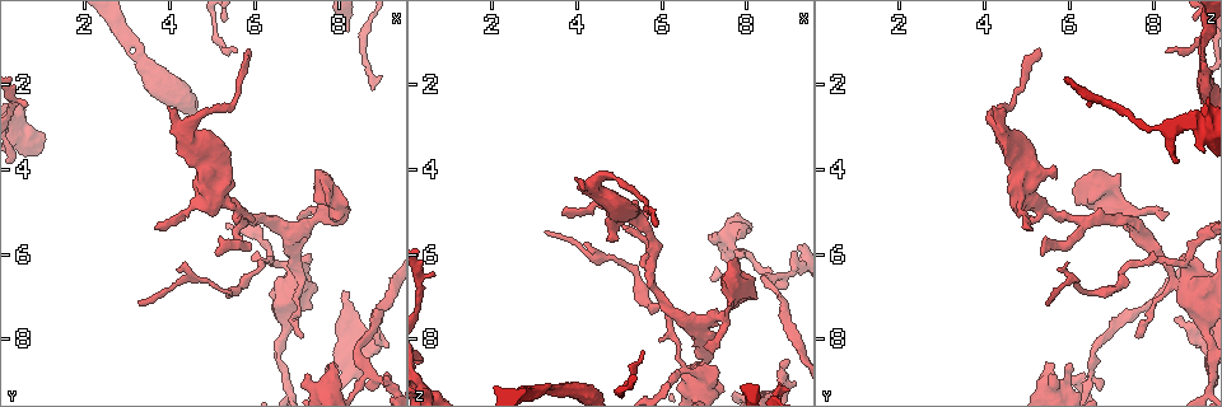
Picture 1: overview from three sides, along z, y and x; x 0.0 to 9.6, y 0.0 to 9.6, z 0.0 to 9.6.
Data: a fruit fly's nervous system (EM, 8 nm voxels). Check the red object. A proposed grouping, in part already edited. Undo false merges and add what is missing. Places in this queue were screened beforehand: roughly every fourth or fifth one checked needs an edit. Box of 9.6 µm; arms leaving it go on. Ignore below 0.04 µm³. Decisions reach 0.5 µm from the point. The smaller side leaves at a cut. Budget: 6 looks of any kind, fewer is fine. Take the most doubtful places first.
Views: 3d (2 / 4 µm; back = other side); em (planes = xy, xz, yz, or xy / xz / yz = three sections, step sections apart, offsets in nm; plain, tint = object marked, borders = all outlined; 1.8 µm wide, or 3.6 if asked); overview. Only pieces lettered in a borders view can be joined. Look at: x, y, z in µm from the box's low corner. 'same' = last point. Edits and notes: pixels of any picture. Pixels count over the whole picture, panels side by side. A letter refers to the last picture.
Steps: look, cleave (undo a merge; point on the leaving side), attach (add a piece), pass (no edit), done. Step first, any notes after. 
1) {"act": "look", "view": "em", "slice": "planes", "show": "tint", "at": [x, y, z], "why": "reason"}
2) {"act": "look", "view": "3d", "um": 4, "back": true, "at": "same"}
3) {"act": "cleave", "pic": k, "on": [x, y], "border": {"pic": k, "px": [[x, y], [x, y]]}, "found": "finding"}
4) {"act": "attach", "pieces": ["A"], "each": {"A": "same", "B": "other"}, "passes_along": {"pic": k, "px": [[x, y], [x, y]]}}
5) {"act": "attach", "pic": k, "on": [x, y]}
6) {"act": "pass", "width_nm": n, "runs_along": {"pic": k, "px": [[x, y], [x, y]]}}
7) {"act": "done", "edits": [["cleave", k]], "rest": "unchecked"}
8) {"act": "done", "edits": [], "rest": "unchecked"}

{"act": "look", "view": "em", "slice": "planes", "show": "borders", "at": [8.70, 8.95, 6.55], "why": "sharp bend"}

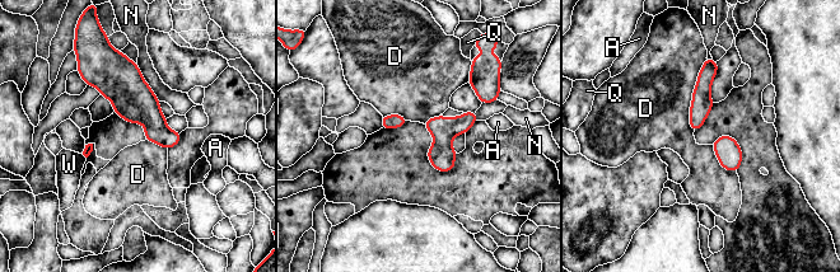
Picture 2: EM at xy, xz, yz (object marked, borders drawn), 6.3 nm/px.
{"act": "pass", "width_nm": 140, "longest_contact_nm": ["D", 480], "each": {"A": "other", "D": "other", "N": "other", "Q": "other", "W": "other"}, "found": "one neuron here"}

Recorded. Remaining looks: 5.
{"act": "look", "view": "em", "slice": "xy", "step": 16, "show": "tint", "at": [8.90, 7.50, 8.50], "why": "free end"}

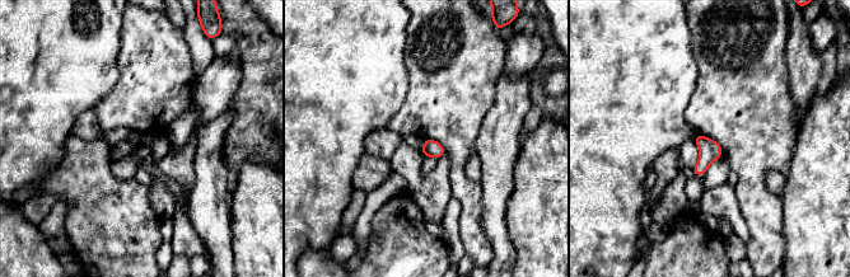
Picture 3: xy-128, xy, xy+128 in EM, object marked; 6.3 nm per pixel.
{"act": "look", "view": "em", "slice": "planes", "show": "borders", "at": "same", "why": "cut it another way"}

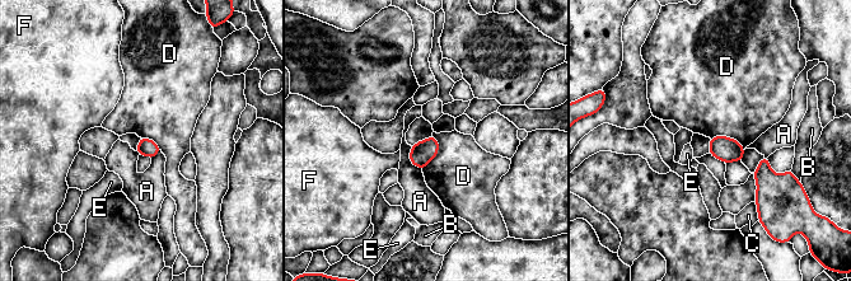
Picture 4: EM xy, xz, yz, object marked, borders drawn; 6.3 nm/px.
{"act": "pass", "width_nm": 110, "each": {"A": "other", "B": "other", "C": "other", "D": "other", "E": "other", "F": "other"}, "border": {"pic": 4, "px": [[710, 137], [729, 136], [744, 149]]}, "found": "none of them fits"}

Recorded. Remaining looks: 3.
{"act": "look", "view": "em", "slice": "xz", "step": 16, "show": "tint", "at": [7.60, 4.35, 6.80], "why": "thin neck"}

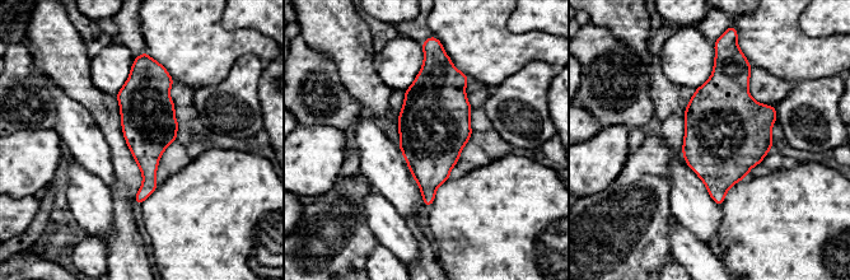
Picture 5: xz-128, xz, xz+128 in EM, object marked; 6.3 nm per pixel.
{"act": "look", "view": "em", "slice": "planes", "show": "borders", "at": "same", "why": "another direction"}

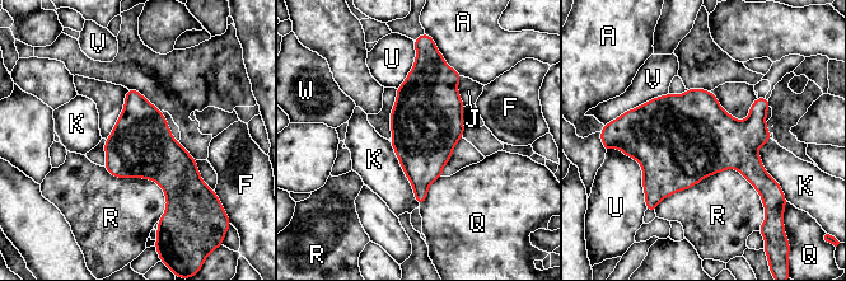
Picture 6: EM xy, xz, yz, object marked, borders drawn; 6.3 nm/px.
{"act": "pass", "width_nm": 400, "each": {"A": "other", "F": "other", "J": "other", "K": "other", "Q": "other", "R": "other", "U": "other", "V": "other", "W": "other"}, "found": "one neuron here"}

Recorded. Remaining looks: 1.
{"act": "done", "edits": [], "rest": "unchecked"}

